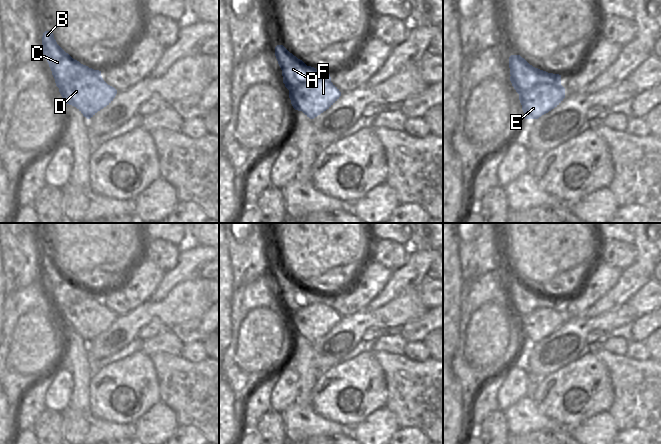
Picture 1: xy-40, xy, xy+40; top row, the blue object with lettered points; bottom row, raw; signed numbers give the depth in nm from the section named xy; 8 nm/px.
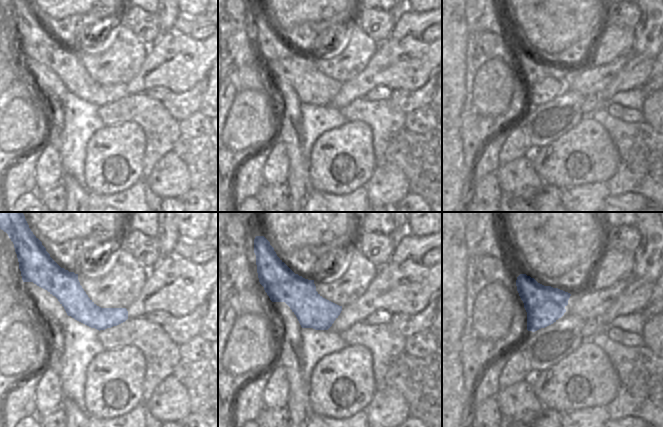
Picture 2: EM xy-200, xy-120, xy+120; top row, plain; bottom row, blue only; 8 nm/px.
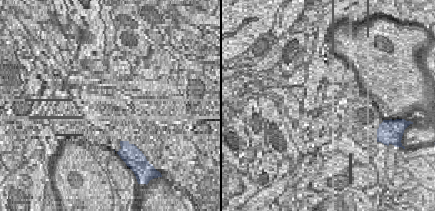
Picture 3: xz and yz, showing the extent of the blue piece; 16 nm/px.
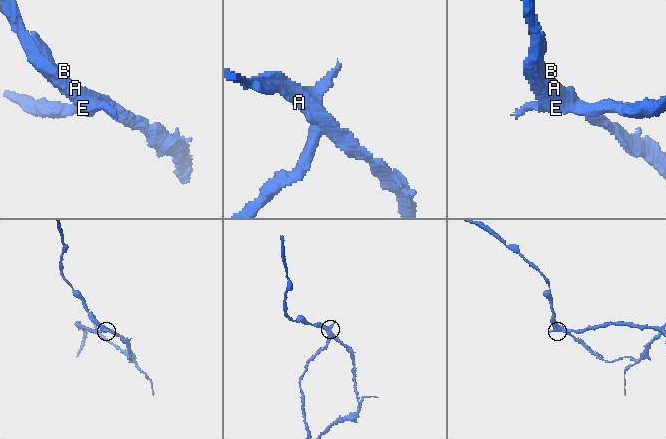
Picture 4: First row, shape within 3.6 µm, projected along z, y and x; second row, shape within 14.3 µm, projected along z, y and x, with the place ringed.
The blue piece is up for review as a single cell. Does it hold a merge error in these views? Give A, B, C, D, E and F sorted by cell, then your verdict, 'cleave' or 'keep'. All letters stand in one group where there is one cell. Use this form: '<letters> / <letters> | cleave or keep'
A B C / D E F | cleave

